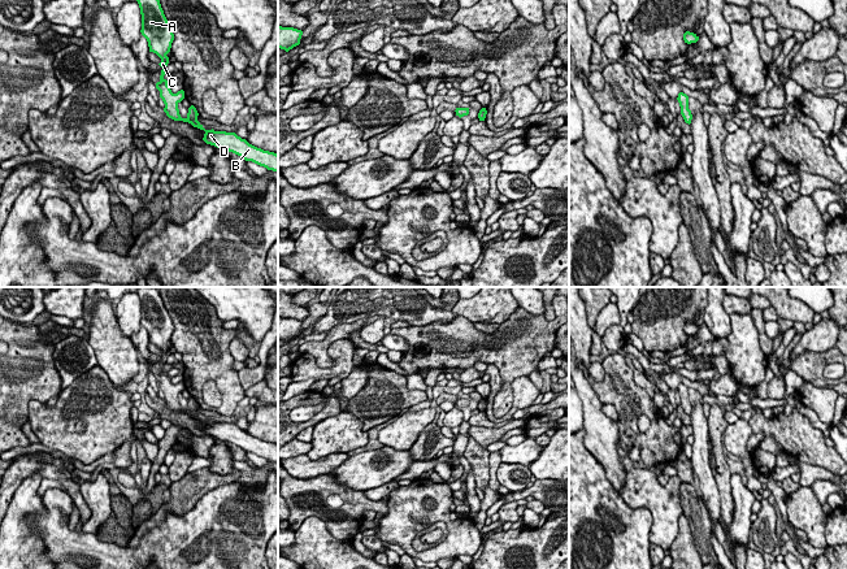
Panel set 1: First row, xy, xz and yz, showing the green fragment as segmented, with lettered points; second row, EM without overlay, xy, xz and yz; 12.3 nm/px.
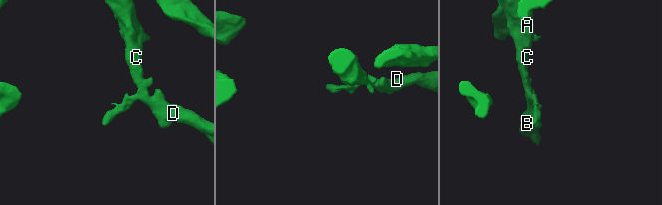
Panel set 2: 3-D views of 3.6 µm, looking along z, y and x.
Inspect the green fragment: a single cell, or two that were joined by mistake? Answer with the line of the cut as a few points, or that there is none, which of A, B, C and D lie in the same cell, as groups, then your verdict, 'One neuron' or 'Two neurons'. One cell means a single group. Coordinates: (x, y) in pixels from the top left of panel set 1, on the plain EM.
Split along xy (177, 398), (164, 402). Groups: A C / B D. Two neurons

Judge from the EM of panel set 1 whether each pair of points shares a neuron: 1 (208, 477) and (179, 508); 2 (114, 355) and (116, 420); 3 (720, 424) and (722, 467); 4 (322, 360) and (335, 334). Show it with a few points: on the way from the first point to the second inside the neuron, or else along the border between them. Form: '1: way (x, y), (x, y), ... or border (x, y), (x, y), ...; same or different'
1: way (200, 485), (185, 500); same
2: border (98, 364), (124, 390); different
3: way (717, 434), (719, 456); same
4: way (322, 354), (322, 347), (329, 341); same

